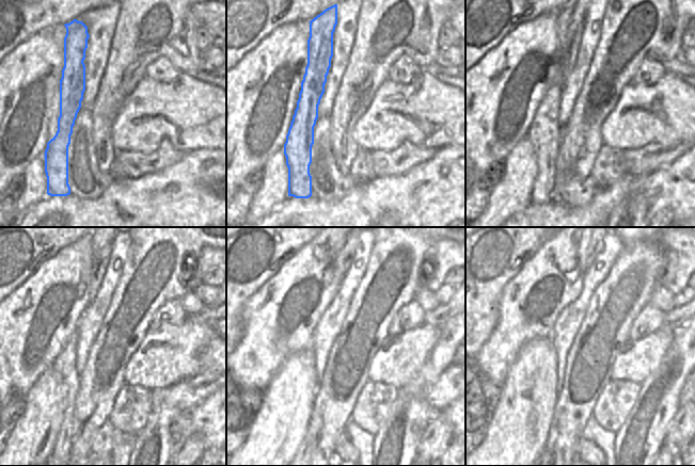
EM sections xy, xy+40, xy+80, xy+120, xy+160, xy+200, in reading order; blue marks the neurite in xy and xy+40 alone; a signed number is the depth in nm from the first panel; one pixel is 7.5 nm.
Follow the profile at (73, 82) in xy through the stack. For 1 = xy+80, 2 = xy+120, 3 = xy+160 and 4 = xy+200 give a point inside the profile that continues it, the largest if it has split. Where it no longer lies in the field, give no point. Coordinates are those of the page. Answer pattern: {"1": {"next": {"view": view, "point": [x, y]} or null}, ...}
{"1": {"next": {"view": "xy+80", "point": [545, 133]}}, "2": {"next": {"view": "xy+120", "point": [65, 364]}}, "3": {"next": {"view": "xy+160", "point": [345, 259]}}, "4": {"next": {"view": "xy+200", "point": [594, 248]}}}

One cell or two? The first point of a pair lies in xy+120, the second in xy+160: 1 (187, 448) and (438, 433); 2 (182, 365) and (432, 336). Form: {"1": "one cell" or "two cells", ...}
{"1": "one cell", "2": "one cell"}

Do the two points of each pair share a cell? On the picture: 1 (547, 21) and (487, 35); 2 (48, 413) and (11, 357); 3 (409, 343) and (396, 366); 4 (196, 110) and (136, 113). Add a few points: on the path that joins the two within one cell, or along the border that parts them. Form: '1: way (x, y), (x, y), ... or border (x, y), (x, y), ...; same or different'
1: border (536, 17), (515, 27), (495, 46); different
2: border (48, 368), (24, 397); different
3: way (409, 349), (399, 360); same
4: way (182, 111), (151, 112); same

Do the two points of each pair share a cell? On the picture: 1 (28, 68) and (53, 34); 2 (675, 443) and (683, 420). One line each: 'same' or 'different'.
1: same
2: same

